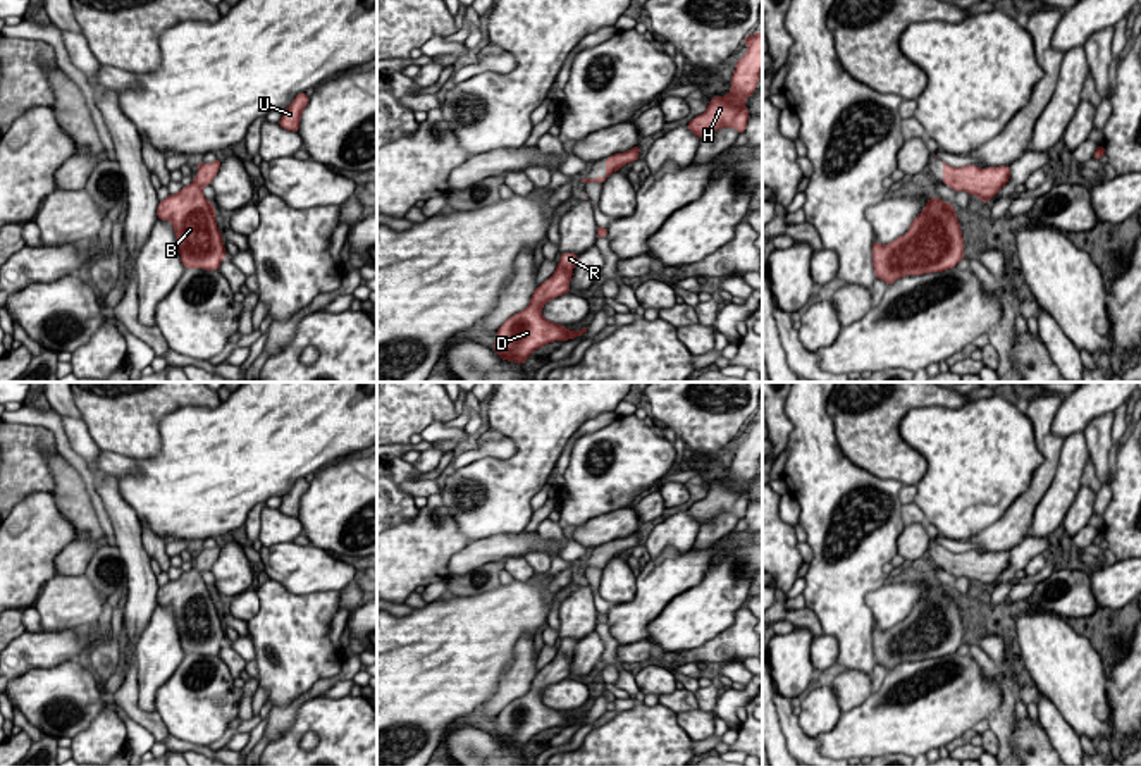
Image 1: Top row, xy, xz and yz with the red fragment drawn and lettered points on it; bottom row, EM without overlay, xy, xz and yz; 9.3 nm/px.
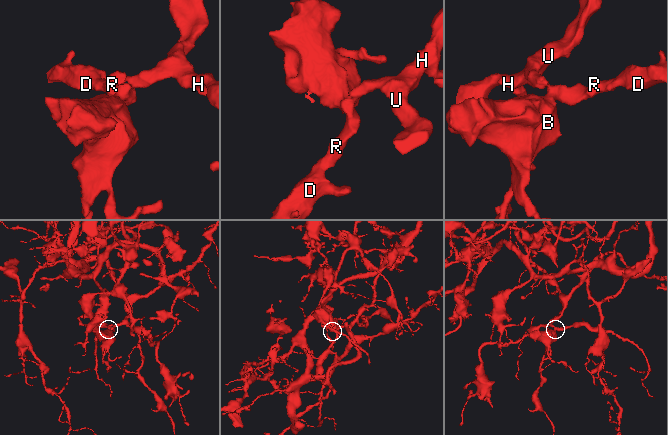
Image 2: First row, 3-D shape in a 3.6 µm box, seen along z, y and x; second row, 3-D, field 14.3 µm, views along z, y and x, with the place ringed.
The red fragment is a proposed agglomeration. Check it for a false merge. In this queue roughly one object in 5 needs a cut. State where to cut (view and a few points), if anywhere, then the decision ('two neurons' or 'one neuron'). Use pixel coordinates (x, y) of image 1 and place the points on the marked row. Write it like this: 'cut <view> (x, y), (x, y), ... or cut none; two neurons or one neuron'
cut none; one neuron

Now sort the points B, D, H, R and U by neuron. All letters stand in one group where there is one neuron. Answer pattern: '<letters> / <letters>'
B D H R U

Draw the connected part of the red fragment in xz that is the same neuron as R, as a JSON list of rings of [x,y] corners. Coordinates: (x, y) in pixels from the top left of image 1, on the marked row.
[[[561,253],[556,272],[533,291],[530,305],[497,329],[492,348],[503,360],[523,365],[544,344],[575,339],[587,332],[587,327],[573,332],[542,317],[547,301],[570,293],[570,281],[578,256],[577,253]]]

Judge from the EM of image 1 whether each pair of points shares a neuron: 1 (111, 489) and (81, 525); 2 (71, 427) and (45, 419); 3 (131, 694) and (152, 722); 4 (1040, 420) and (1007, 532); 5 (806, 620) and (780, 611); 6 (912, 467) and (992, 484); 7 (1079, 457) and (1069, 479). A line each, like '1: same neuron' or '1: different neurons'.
1: different neurons
2: different neurons
3: same neuron
4: same neuron
5: same neuron
6: different neurons
7: same neuron

